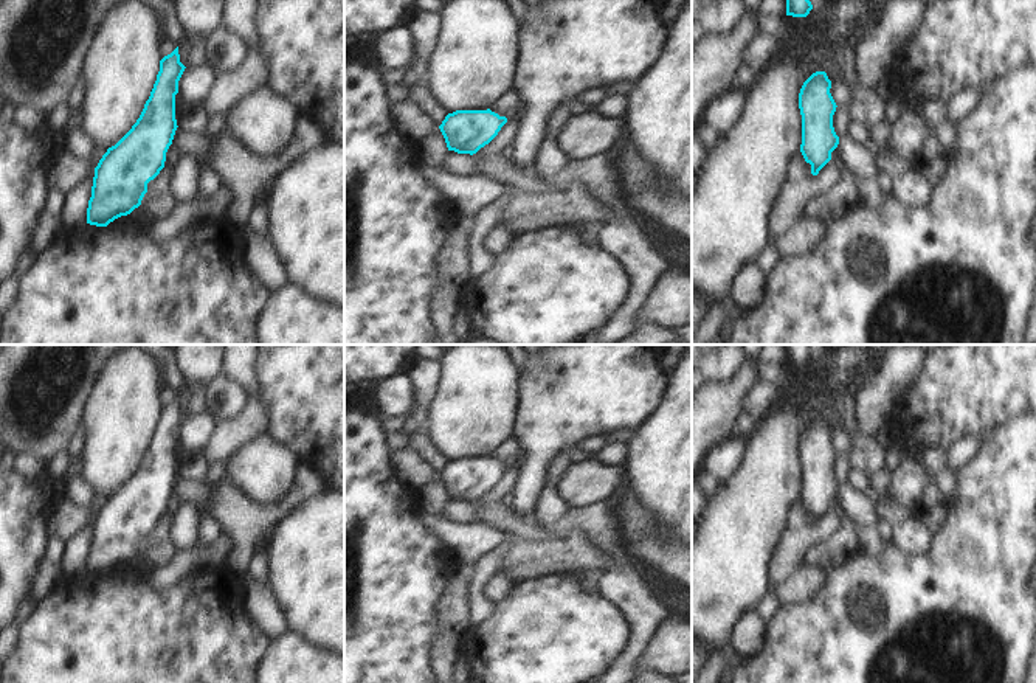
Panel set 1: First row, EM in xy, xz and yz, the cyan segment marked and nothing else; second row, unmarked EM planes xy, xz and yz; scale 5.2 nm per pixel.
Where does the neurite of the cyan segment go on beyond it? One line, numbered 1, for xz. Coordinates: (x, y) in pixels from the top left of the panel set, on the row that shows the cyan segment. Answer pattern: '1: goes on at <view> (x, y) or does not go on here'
1: does not go on here

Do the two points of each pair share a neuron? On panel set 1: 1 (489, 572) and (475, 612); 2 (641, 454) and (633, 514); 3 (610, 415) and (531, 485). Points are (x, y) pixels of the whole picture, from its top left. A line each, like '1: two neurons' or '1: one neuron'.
1: one neuron
2: two neurons
3: one neuron

